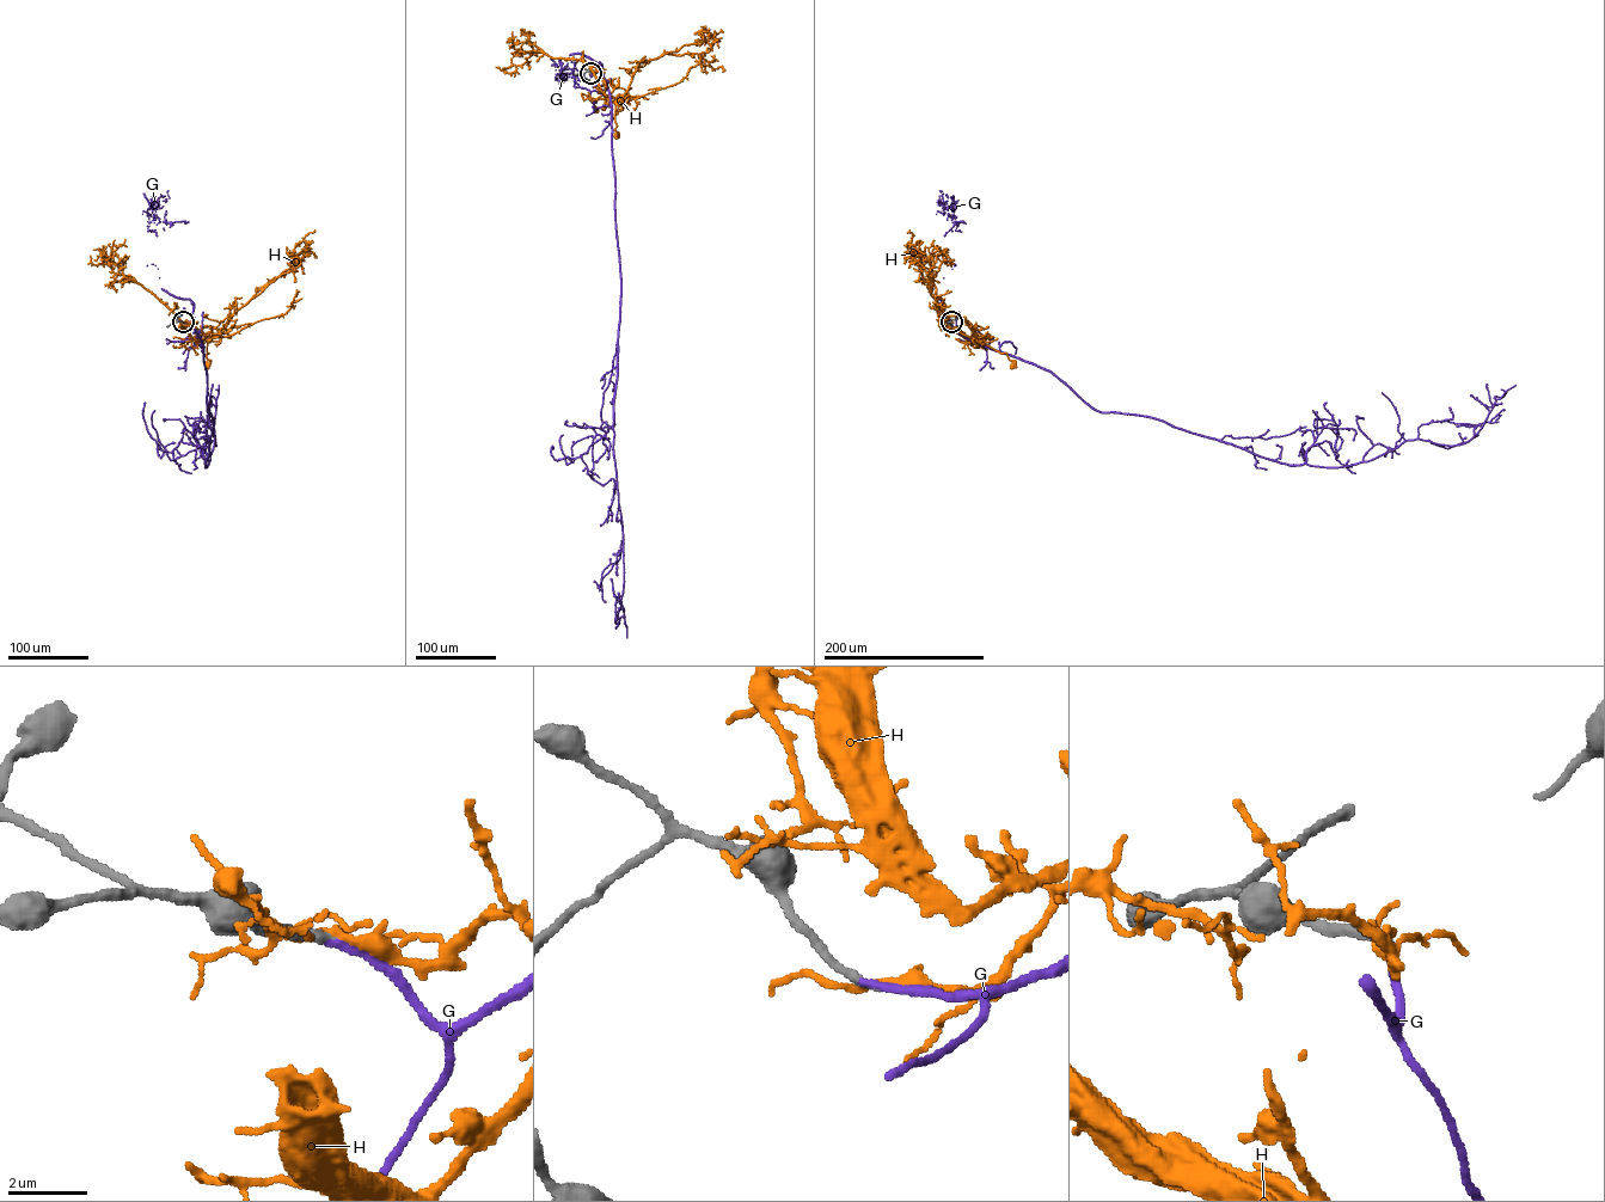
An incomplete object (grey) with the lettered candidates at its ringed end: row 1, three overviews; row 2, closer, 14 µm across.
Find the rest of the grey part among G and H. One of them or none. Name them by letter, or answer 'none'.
G

